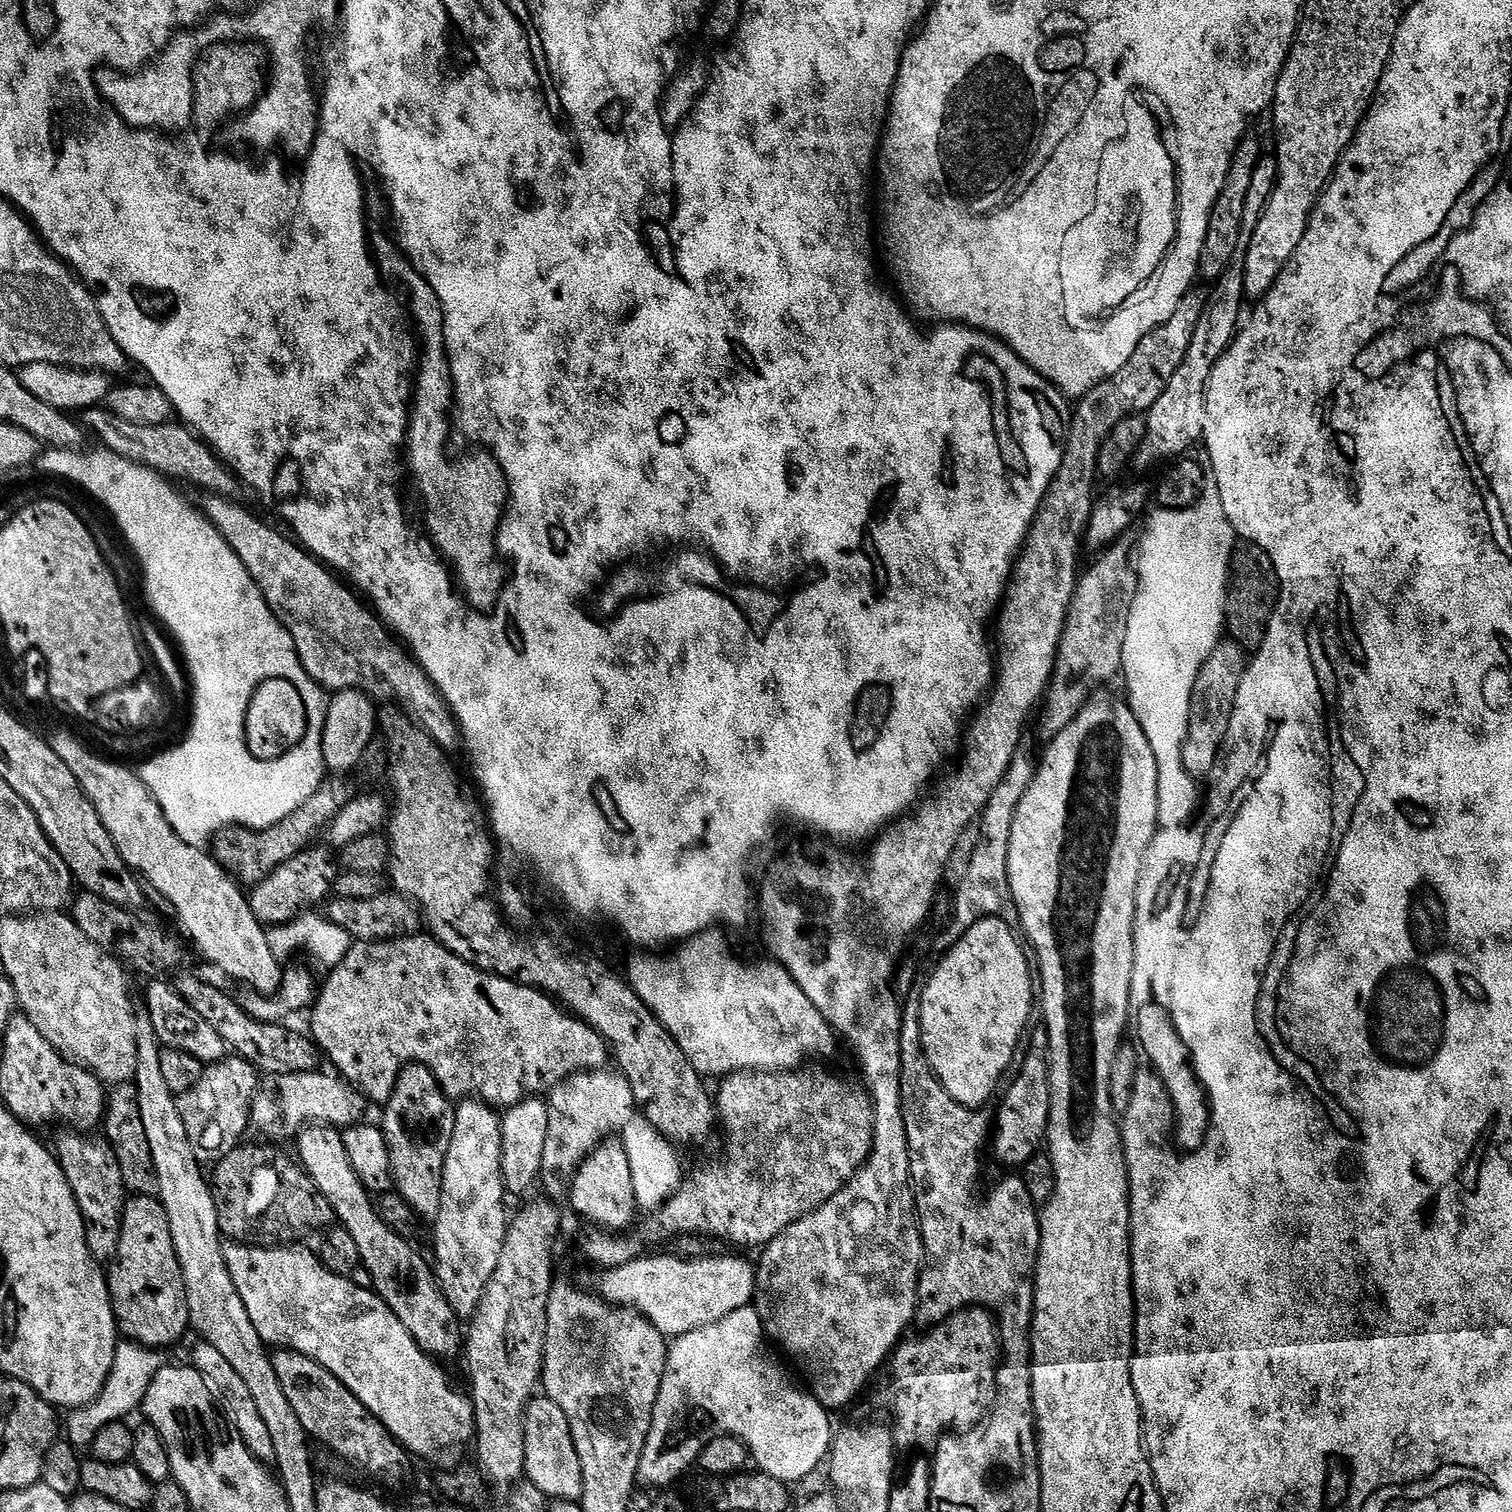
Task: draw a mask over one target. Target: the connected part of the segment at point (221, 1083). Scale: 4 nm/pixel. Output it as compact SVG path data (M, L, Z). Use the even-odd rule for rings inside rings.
M228 1054L216 1063L209 1063L196 1085L179 1097L181 1118L186 1126L185 1138L201 1161L218 1161L222 1156L221 1150L236 1148L236 1139L244 1131L249 1131L252 1100L260 1082L261 1077L254 1065L241 1057ZM219 1148L222 1149L219 1151Z

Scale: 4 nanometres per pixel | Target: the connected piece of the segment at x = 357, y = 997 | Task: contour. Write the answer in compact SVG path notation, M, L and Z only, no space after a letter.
M428 934L415 936L402 936L399 940L381 940L379 942L356 942L351 945L349 952L342 958L339 965L333 967L327 974L328 981L319 989L315 1003L310 1008L312 1014L312 1030L310 1036L315 1041L316 1047L325 1057L332 1059L332 1064L337 1073L344 1080L356 1086L363 1086L371 1078L372 1072L380 1072L387 1064L397 1062L416 1061L424 1064L432 1072L440 1084L443 1093L455 1098L479 1098L487 1105L511 1106L517 1103L520 1091L525 1088L525 1093L540 1094L551 1089L552 1085L561 1078L575 1073L577 1070L600 1070L610 1060L608 1041L599 1036L585 1020L565 1010L553 997L543 993L539 988L530 984L520 984L516 980L508 980L505 976L493 976L491 972L481 972L475 964L468 964L462 958L443 948L439 940Z

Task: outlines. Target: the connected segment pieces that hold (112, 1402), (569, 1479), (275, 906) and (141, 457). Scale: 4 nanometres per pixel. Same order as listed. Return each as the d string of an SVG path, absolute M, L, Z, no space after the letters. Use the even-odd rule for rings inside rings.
M135 1342L117 1343L112 1368L108 1372L107 1380L104 1381L104 1388L91 1404L71 1413L72 1421L68 1424L67 1439L76 1446L89 1445L98 1429L123 1421L124 1415L131 1408L137 1409L145 1392L148 1391L148 1384L162 1367L160 1355L159 1351L145 1348Z
M545 1396L530 1400L525 1408L524 1473L527 1481L554 1500L579 1501L583 1492L579 1458L572 1442L572 1432L561 1407Z
M328 846L304 848L294 858L282 862L269 874L261 884L251 889L250 907L252 917L259 920L261 925L284 924L296 920L305 910L315 909L315 904L323 905L333 895L332 883L338 873L338 860L333 849Z
M104 406L85 408L82 412L83 416L83 427L87 431L89 428L100 439L97 441L114 454L133 460L136 464L144 464L147 468L153 468L160 475L167 476L173 481L181 482L180 480L188 479L190 483L205 488L212 496L234 497L238 480L231 467L183 423L134 426L134 422L126 422L126 418L118 418Z

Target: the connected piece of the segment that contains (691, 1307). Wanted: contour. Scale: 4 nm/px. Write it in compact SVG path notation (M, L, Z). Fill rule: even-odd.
M645 1254L638 1260L631 1260L626 1266L605 1271L603 1276L604 1281L601 1282L598 1292L605 1301L611 1302L616 1306L624 1305L635 1308L637 1312L641 1312L666 1338L675 1338L687 1332L692 1332L695 1328L701 1328L707 1324L714 1323L715 1320L720 1320L723 1316L730 1314L734 1310L749 1307L753 1303L756 1286L756 1274L753 1265L751 1263L748 1265L746 1261L739 1260L736 1256L708 1256L705 1260L679 1260L676 1256L651 1256L651 1254Z

